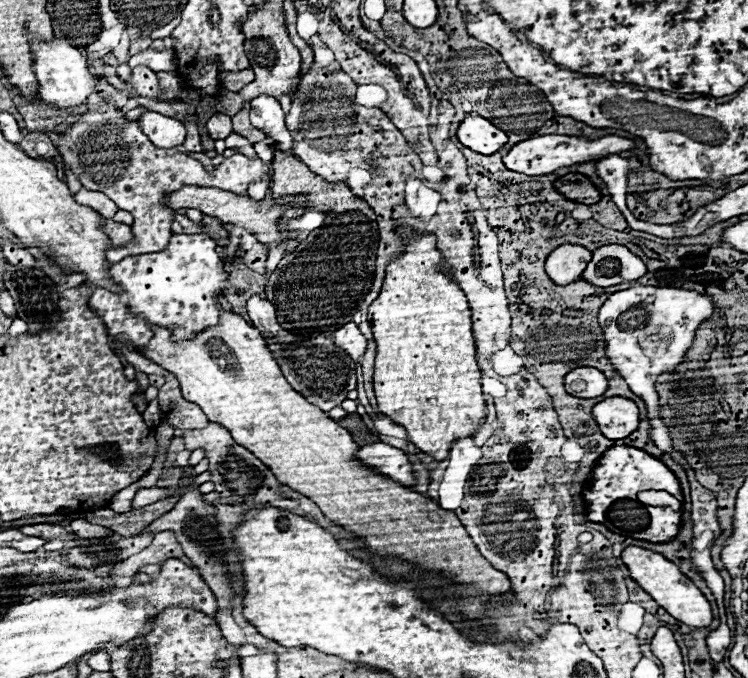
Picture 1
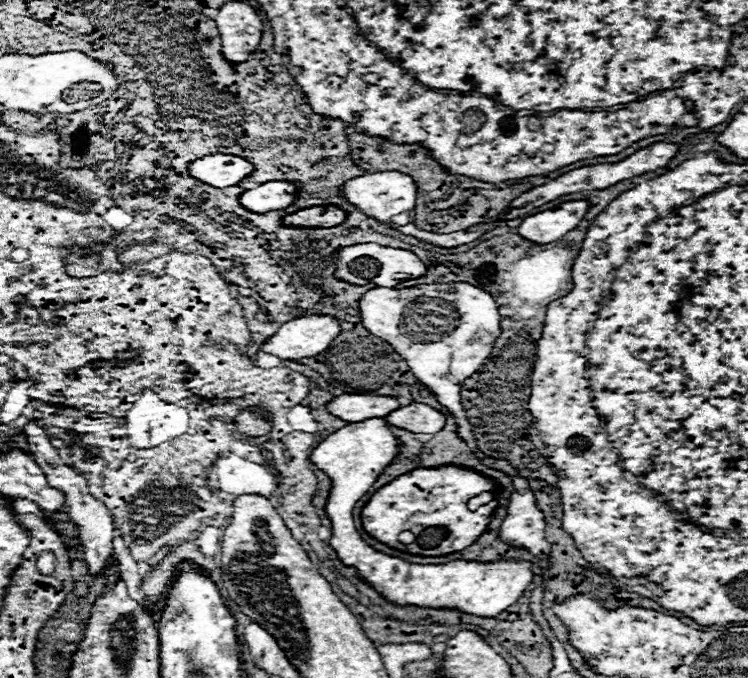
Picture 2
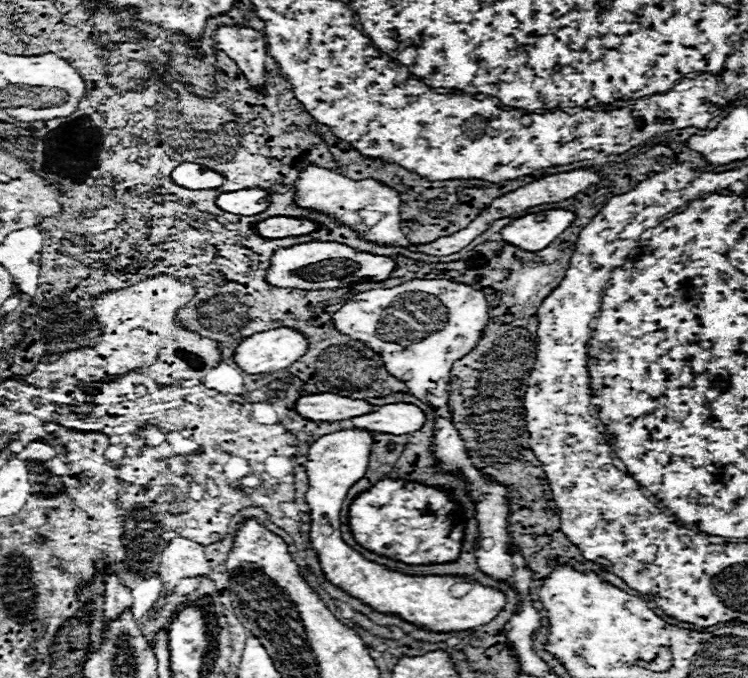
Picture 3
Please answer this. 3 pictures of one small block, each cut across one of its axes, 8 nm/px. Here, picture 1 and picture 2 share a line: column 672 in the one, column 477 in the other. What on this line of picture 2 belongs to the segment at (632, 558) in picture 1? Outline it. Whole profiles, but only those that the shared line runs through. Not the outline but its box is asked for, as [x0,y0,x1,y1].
[310,418,532,618]

